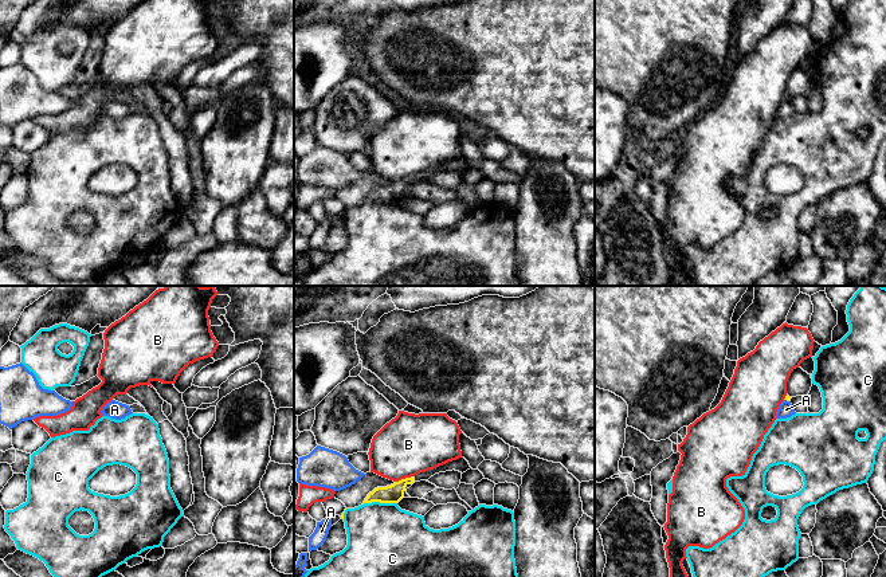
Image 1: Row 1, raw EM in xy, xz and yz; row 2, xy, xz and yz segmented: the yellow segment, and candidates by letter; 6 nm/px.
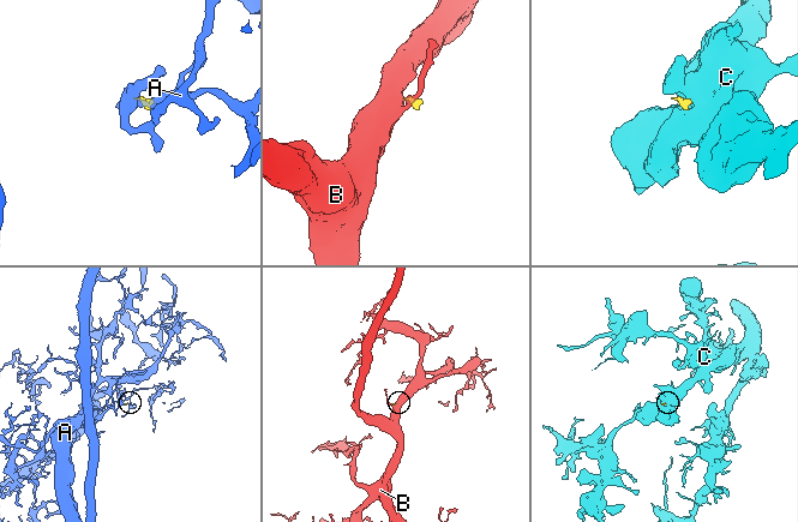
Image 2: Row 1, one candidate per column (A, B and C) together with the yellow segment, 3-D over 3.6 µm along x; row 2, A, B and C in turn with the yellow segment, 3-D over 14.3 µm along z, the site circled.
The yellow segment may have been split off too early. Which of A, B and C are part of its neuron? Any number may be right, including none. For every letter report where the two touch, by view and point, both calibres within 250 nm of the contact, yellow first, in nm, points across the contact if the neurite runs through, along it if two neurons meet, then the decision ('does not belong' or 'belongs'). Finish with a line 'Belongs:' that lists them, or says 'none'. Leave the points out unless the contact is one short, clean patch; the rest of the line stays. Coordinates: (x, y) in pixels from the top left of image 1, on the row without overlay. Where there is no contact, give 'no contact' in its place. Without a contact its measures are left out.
A: contact yz (787, 99); calibres 30 and 90 nm; border yz (784, 98), (790, 101); does not belong
B: contact xz (406, 177); calibres 110 and 360 nm; border xz (414, 175), (395, 181); does not belong
C: contact xz (379, 200); calibres 110 and 440 nm; border xz (396, 201), (365, 201), (363, 204); does not belong
Belongs: none

